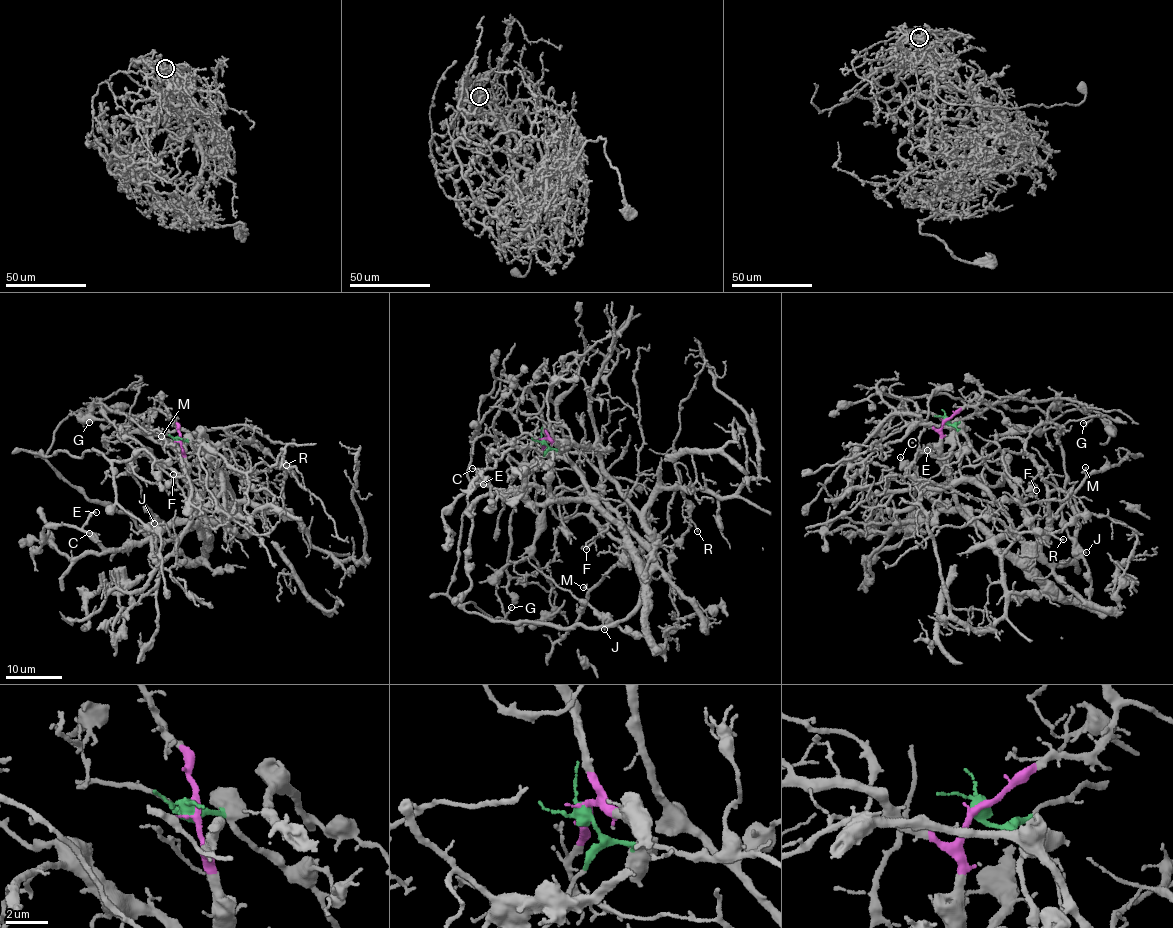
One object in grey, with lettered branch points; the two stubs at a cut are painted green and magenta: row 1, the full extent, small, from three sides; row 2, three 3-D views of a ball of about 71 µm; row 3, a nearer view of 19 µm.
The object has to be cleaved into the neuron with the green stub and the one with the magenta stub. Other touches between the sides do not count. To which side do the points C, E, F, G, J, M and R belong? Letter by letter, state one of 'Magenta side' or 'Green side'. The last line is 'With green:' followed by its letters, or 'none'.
C: Magenta side
E: Magenta side
F: Green side
G: Green side
J: Magenta side
M: Magenta side
R: Green side
With green: F, G, R

